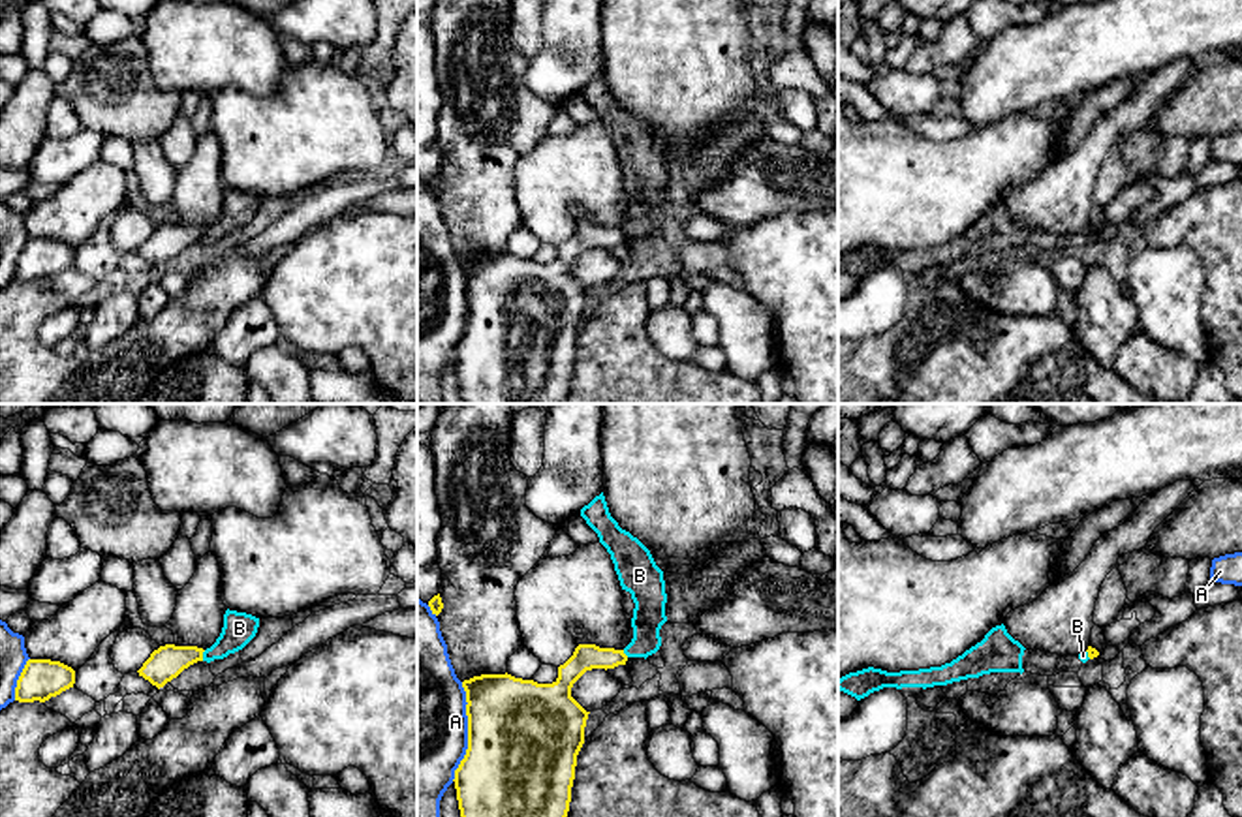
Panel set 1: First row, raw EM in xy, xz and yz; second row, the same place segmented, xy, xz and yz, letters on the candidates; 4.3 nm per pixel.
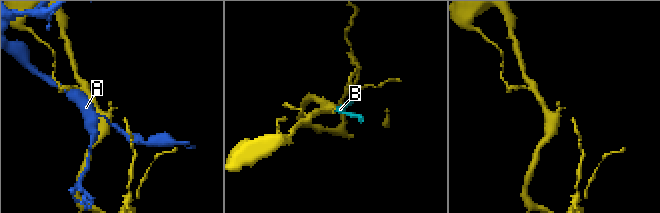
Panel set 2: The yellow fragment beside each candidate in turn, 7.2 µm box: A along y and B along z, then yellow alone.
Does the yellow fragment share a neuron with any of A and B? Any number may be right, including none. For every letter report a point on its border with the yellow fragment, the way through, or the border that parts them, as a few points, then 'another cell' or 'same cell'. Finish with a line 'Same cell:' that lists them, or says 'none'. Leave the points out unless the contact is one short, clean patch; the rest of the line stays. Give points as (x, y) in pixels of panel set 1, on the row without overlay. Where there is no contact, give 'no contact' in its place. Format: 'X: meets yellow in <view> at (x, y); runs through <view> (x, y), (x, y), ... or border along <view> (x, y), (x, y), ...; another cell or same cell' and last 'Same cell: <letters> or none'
A: meets yellow in xz at (468, 310); another cell
B: meets yellow in xy at (201, 235); border along xy (205, 230), (201, 239); another cell
Same cell: none

